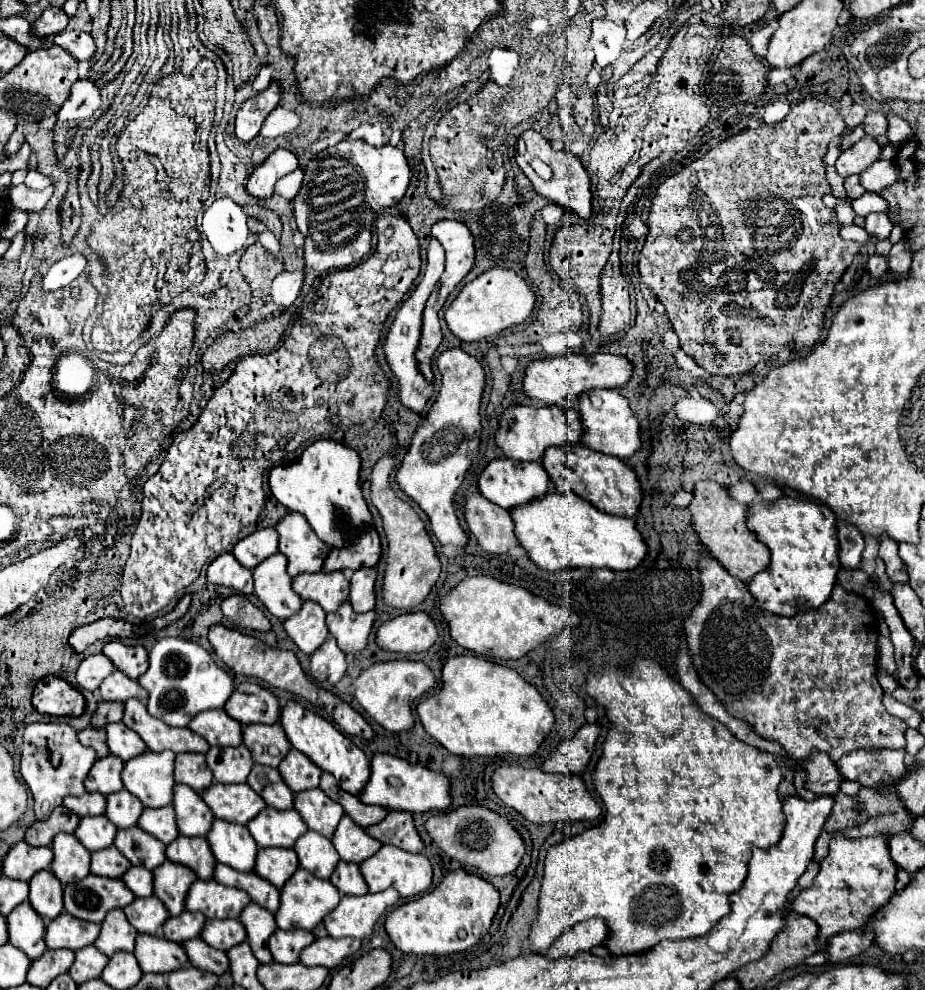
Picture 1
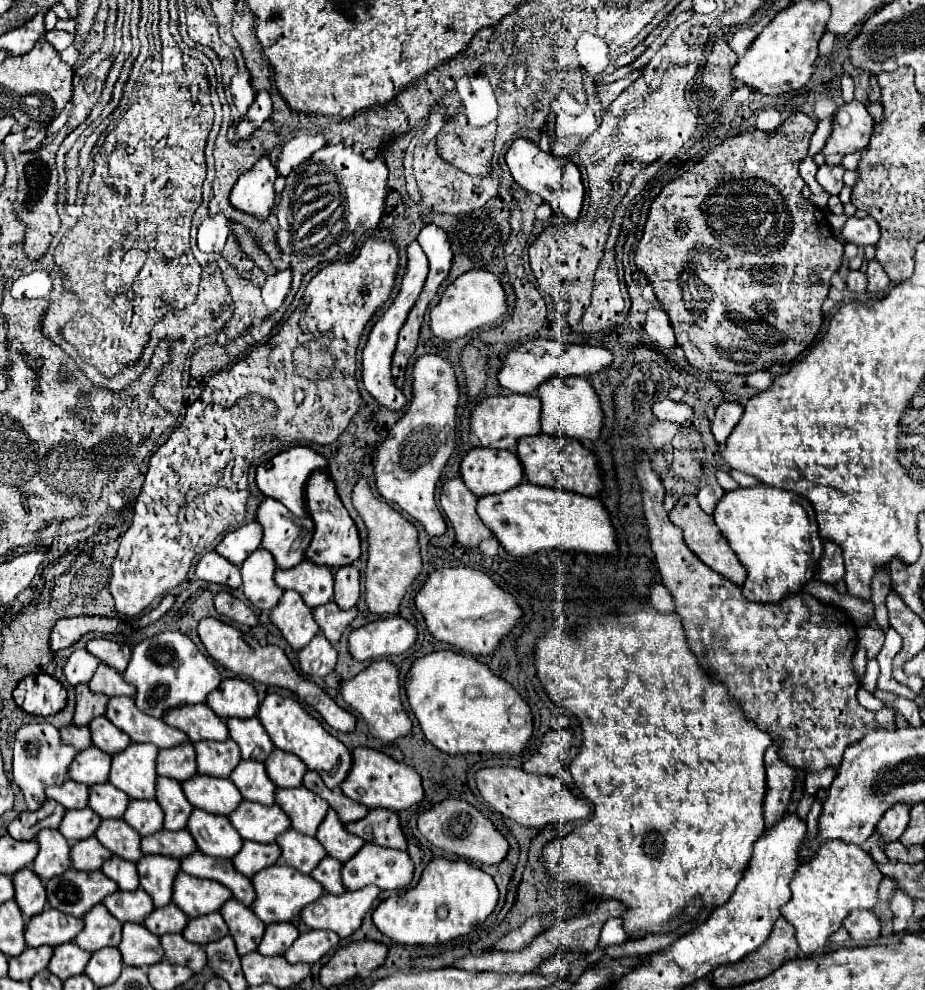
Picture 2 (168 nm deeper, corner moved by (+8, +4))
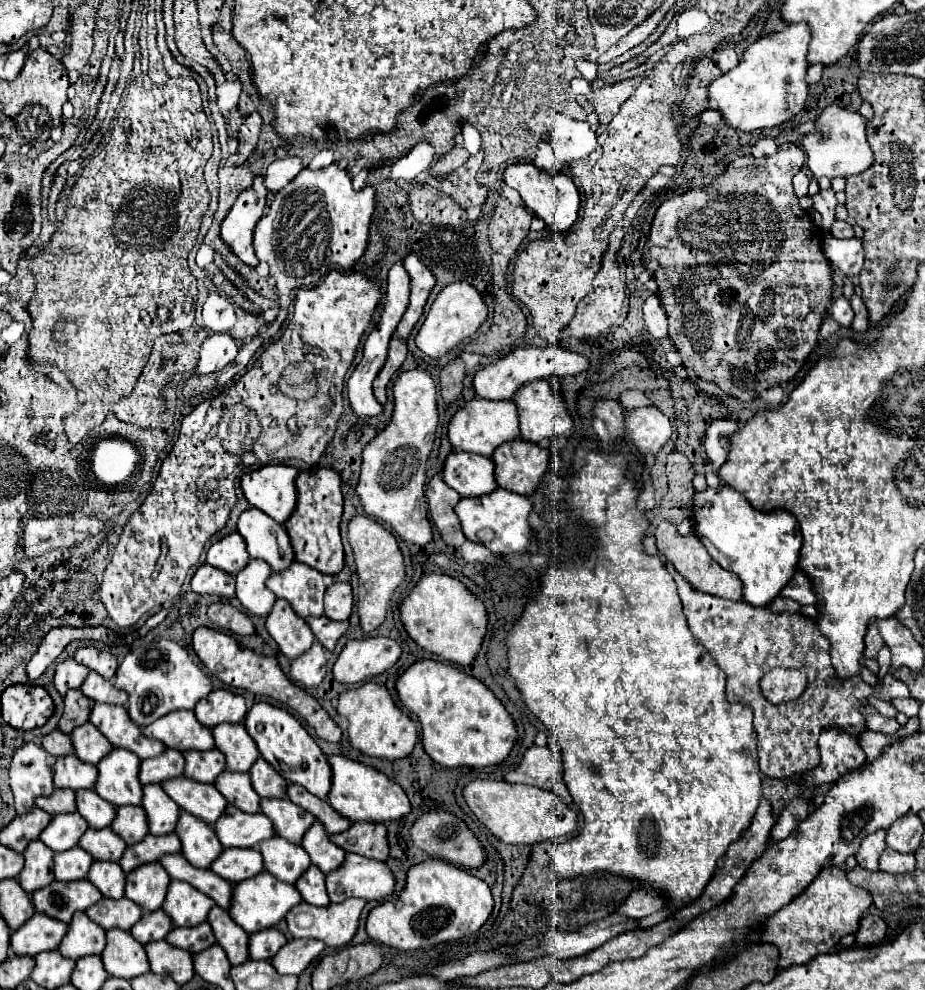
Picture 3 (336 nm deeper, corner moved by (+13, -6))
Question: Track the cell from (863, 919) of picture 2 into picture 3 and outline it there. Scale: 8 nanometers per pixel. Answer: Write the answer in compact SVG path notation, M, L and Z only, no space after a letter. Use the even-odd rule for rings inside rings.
M864 916L856 932L856 942L862 946L878 944L886 934L886 922L880 916Z

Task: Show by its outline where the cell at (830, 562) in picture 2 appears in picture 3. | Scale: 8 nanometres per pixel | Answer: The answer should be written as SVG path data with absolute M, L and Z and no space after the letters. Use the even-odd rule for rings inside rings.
M798 570L794 574L790 584L782 590L782 596L788 596L800 604L816 604L818 602L818 592L814 592L812 580L802 570Z

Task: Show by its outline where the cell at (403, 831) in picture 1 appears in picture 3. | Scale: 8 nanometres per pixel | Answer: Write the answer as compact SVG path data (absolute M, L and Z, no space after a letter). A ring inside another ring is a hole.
M354 822L346 832L332 834L330 840L346 852L356 852L382 862L388 860L388 854L390 854L384 824Z

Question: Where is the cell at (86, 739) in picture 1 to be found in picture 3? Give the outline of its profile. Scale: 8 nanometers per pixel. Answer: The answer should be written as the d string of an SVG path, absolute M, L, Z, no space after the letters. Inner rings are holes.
M60 730L50 732L50 734L42 740L42 746L44 746L44 750L46 750L48 754L52 754L52 756L74 754L74 746L72 746L70 736L66 736L66 734L60 732Z

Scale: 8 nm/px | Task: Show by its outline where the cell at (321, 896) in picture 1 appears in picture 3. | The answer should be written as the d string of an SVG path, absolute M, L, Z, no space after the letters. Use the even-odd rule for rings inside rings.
M264 870L258 876L242 880L242 882L238 882L234 886L234 898L232 898L230 916L248 934L252 934L252 932L260 932L260 930L266 930L270 926L276 926L300 902L302 902L302 896L296 892L296 888L292 884L278 882L278 878L274 878L270 872Z

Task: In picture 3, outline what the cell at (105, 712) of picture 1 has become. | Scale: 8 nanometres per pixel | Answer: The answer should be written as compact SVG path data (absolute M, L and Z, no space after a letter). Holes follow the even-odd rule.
M70 690L64 696L64 714L60 718L60 730L64 734L70 734L74 728L82 726L88 722L90 718L90 708L94 706L94 700L86 698L80 690Z

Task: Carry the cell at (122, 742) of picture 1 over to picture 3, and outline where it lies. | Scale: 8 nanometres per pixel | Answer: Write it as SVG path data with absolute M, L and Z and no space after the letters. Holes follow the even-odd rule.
M90 722L82 724L80 728L76 728L72 732L72 740L74 740L74 748L76 748L76 756L82 762L90 762L90 764L98 764L114 746L102 736L102 732L98 732L98 728L94 728Z

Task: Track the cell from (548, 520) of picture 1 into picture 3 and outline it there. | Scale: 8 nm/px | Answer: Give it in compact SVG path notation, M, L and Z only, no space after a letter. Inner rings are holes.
M498 488L498 490L494 490L492 494L486 494L486 496L462 498L454 510L460 518L462 530L464 530L468 540L478 542L478 536L476 536L478 530L480 528L492 528L496 536L494 536L492 542L486 542L486 548L490 552L494 552L494 554L510 554L510 552L524 554L524 552L528 552L528 546L532 544L534 532L532 532L532 526L528 522L528 516L532 512L532 502L526 496Z

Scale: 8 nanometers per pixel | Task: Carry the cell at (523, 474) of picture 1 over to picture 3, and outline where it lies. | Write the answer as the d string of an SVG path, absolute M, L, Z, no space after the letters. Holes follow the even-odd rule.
M452 452L446 458L444 482L464 498L484 496L498 488L492 458L470 452Z

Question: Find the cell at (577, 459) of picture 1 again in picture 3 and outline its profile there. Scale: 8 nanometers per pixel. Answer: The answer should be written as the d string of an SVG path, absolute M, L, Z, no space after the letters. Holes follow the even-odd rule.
M512 440L496 448L496 482L500 488L530 496L550 470L550 452L526 440Z

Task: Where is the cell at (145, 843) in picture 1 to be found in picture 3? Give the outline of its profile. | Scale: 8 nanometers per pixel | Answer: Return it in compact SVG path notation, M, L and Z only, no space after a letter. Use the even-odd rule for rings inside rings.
M88 828L80 838L78 846L90 852L96 860L108 860L108 862L118 862L126 850L126 842L118 834L114 834L112 828L100 828L100 830Z

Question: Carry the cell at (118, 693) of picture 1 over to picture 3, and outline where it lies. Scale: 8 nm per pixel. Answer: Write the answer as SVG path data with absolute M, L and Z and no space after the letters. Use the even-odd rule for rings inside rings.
M90 670L86 682L80 686L80 690L94 702L106 702L106 704L116 704L122 706L126 704L128 696L126 692L114 688L114 684L102 676L98 676L94 670Z

